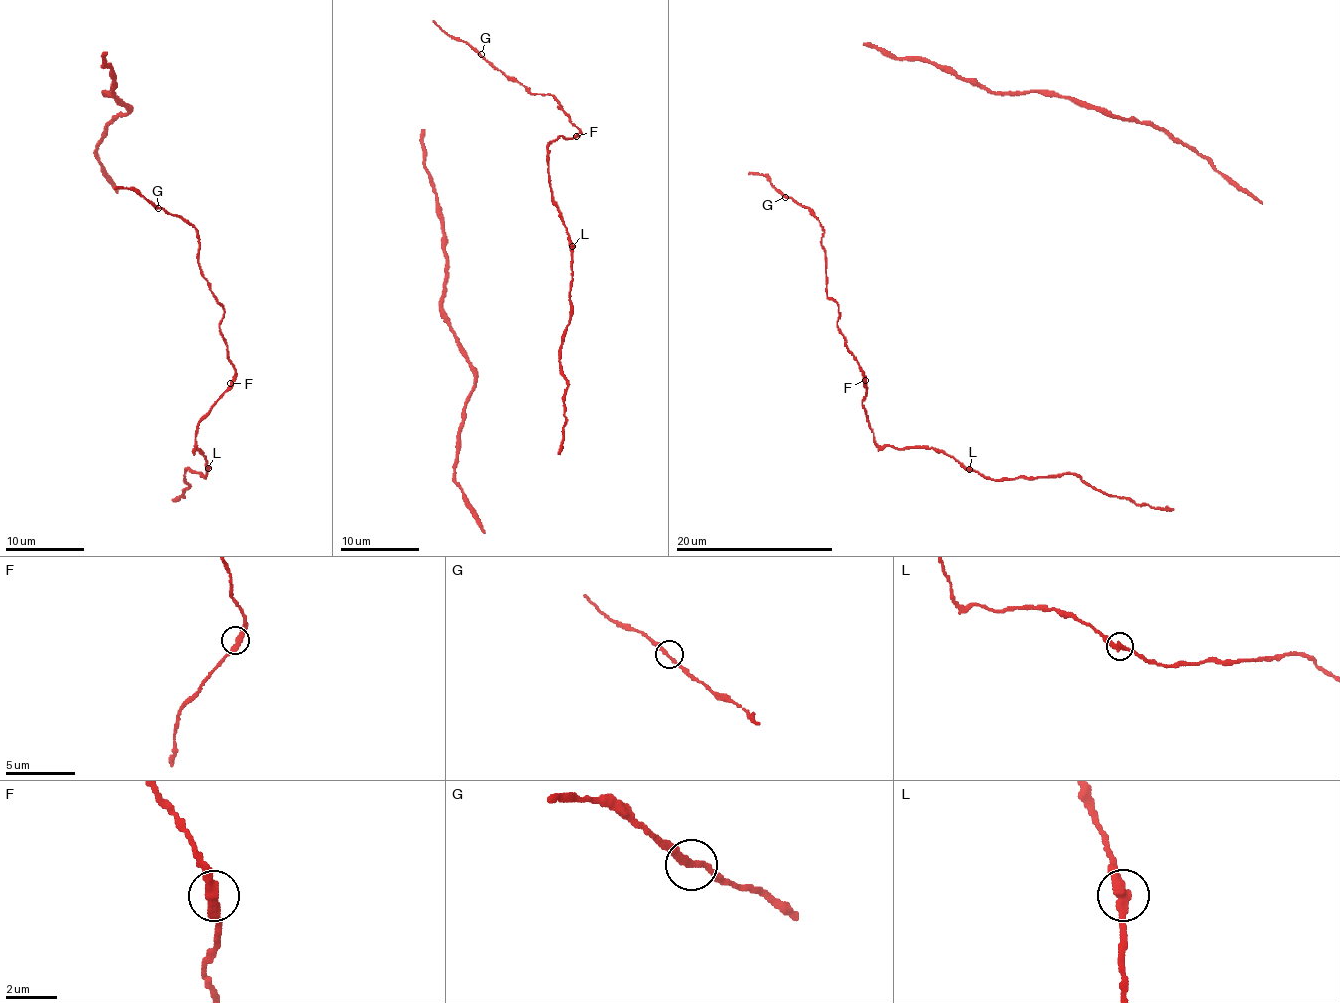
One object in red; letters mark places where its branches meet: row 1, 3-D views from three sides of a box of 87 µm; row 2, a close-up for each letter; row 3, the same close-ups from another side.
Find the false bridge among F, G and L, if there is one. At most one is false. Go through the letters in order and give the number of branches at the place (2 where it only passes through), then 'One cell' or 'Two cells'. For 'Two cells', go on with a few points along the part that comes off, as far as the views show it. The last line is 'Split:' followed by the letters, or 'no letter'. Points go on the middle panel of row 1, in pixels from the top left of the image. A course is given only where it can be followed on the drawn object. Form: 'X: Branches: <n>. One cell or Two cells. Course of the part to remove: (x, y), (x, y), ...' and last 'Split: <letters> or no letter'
F: Branches: 2. One cell
G: Branches: 2. One cell
L: Branches: 2. One cell
Split: no letter

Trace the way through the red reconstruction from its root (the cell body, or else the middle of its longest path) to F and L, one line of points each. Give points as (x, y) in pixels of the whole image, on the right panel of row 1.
F: (785, 195), (805, 206), (820, 223), (826, 295), (839, 307), (836, 326), (865, 380)
L: (785, 195), (820, 223), (826, 295), (863, 376), (874, 439), (933, 447), (970, 469)

